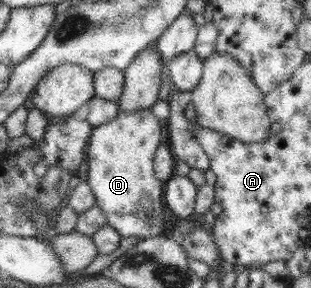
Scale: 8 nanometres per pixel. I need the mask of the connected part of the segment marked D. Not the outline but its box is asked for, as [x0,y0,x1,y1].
[83,108,166,239]

